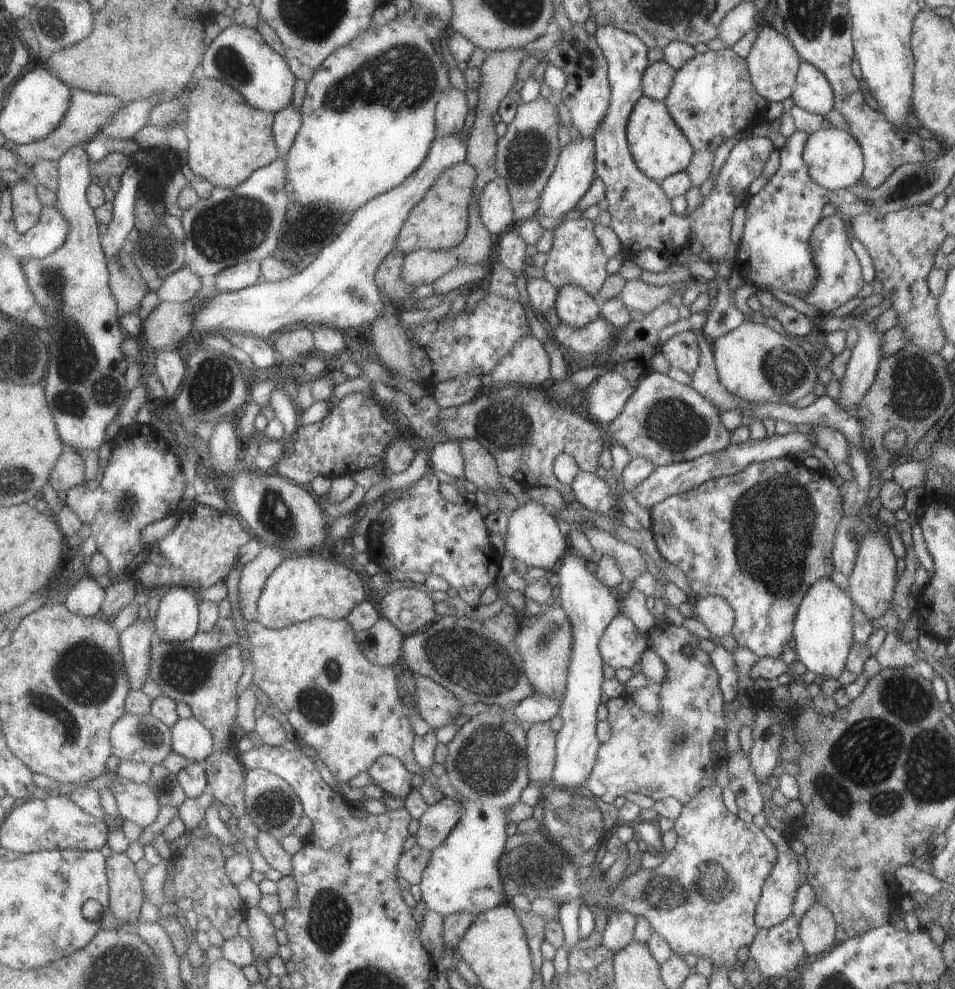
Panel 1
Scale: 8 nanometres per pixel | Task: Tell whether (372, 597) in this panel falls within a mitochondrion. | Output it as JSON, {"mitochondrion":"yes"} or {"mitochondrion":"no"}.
{"mitochondrion":"no"}

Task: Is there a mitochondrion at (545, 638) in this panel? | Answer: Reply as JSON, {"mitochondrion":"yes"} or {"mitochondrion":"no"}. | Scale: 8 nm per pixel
{"mitochondrion":"yes"}

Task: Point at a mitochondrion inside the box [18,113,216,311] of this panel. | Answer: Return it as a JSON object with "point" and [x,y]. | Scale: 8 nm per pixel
{"point":[164,250]}

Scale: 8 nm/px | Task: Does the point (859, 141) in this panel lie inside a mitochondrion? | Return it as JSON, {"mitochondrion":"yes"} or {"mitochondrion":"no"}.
{"mitochondrion":"no"}

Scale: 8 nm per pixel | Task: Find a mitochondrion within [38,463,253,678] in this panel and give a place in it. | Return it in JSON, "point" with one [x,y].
{"point":[125,508]}

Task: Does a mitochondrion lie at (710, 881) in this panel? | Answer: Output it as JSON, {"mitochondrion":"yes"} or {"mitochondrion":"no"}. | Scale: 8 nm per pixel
{"mitochondrion":"yes"}

